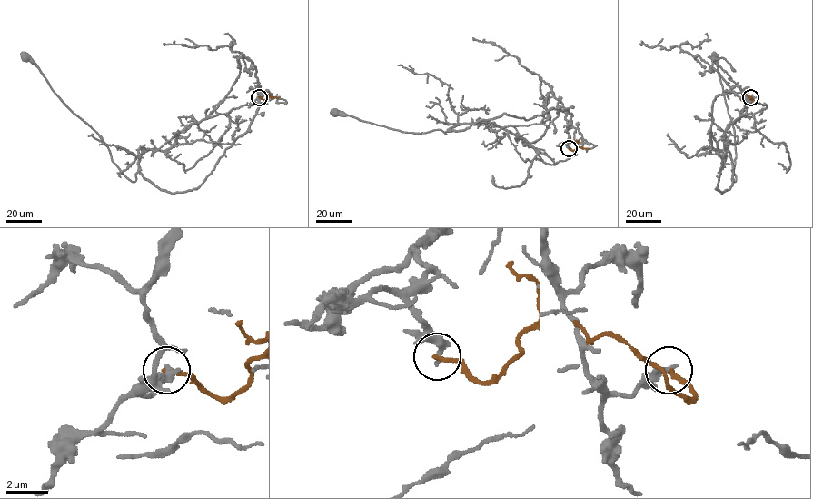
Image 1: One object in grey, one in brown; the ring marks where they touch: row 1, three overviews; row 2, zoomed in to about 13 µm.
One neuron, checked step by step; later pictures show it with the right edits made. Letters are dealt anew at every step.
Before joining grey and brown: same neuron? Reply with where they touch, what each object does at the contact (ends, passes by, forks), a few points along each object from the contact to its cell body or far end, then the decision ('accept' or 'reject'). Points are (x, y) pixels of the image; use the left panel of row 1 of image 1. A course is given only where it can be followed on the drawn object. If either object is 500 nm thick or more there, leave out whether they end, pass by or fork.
(259, 97) | grey ends | brown ends | grey via (259, 97), (258, 86), (249, 128), (202, 183), (171, 193), (138, 172), (130, 180), (24, 55) | brown via (259, 97), (278, 97) | reject

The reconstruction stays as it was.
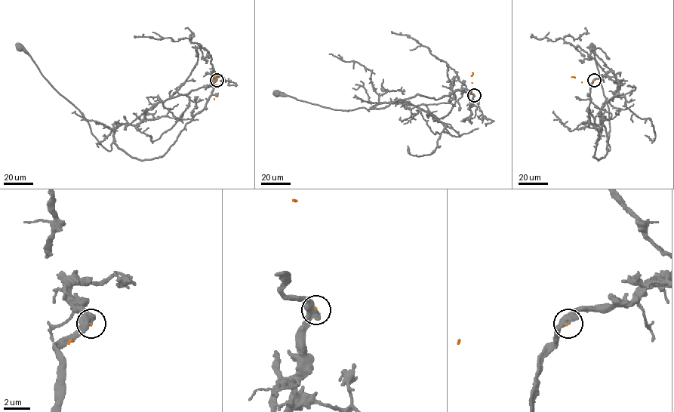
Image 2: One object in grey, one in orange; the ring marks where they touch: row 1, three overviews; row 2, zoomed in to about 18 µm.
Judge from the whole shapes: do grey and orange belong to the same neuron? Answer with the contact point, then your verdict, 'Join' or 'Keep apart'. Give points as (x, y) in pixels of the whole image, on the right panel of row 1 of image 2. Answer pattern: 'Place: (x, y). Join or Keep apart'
Place: (594, 80). Keep apart

